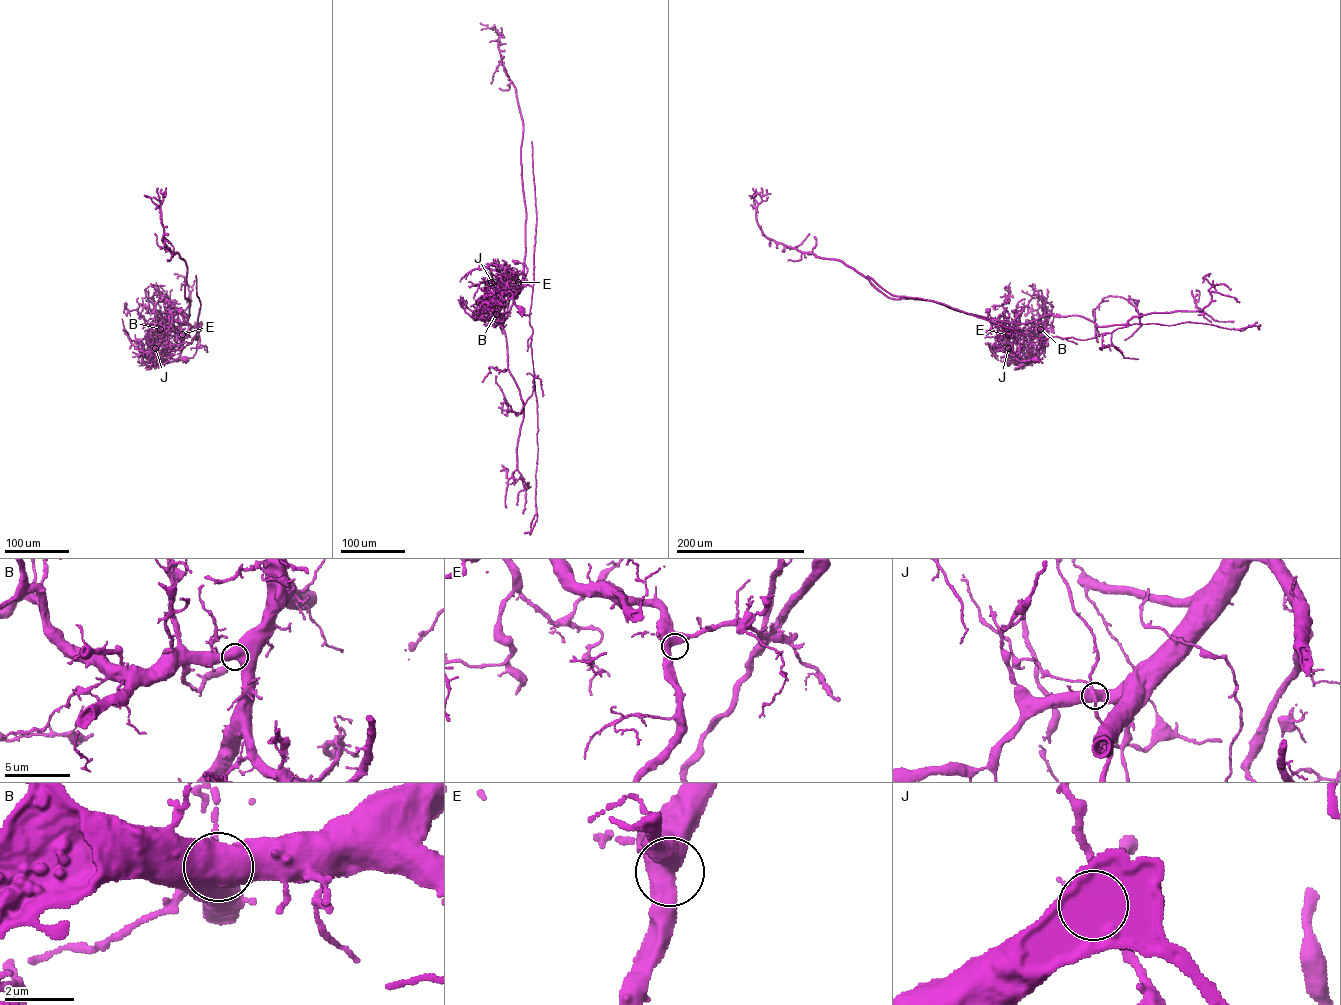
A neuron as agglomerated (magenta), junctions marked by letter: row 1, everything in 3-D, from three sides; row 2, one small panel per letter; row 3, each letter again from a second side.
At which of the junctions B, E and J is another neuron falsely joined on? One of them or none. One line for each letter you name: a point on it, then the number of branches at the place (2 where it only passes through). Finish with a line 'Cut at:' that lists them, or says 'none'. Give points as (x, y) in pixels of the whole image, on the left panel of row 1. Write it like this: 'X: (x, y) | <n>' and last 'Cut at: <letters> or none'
J: (155, 348) | 4
Cut at: J

